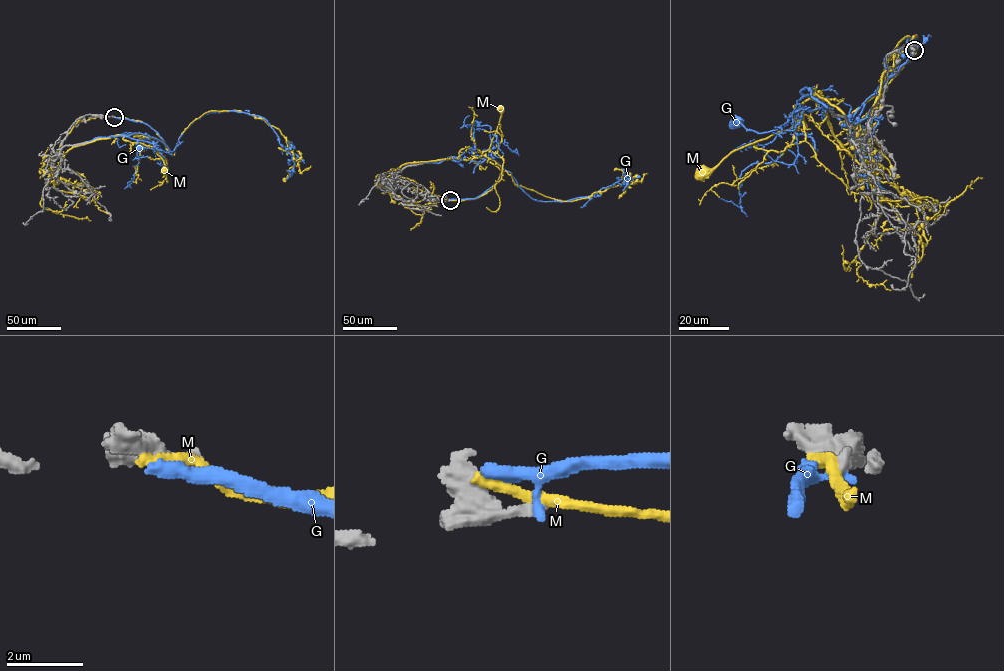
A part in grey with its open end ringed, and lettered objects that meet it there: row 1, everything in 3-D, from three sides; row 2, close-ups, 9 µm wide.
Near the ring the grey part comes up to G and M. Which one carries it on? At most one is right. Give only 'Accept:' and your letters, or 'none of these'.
Accept: none of these

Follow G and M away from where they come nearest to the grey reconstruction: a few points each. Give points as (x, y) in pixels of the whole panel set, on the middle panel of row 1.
G: (450, 200), (481, 195), (505, 170), (488, 156), (464, 152), (486, 150), (490, 146), (490, 127), (476, 123)
M: (450, 200), (482, 195), (492, 188), (502, 172), (481, 158), (459, 158), (462, 149), (488, 149), (501, 108)

